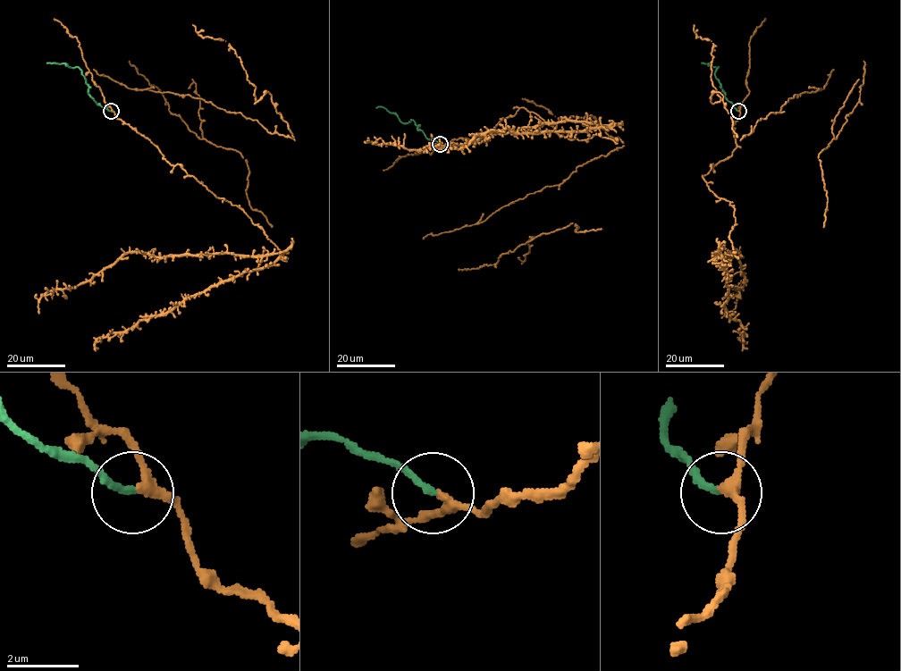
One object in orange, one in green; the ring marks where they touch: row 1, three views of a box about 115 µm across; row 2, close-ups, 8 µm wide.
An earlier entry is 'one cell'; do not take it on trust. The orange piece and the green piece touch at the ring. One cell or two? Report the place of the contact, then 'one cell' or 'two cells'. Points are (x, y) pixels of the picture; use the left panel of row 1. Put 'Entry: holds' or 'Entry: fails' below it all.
(111, 111) | two cells
Entry: fails

